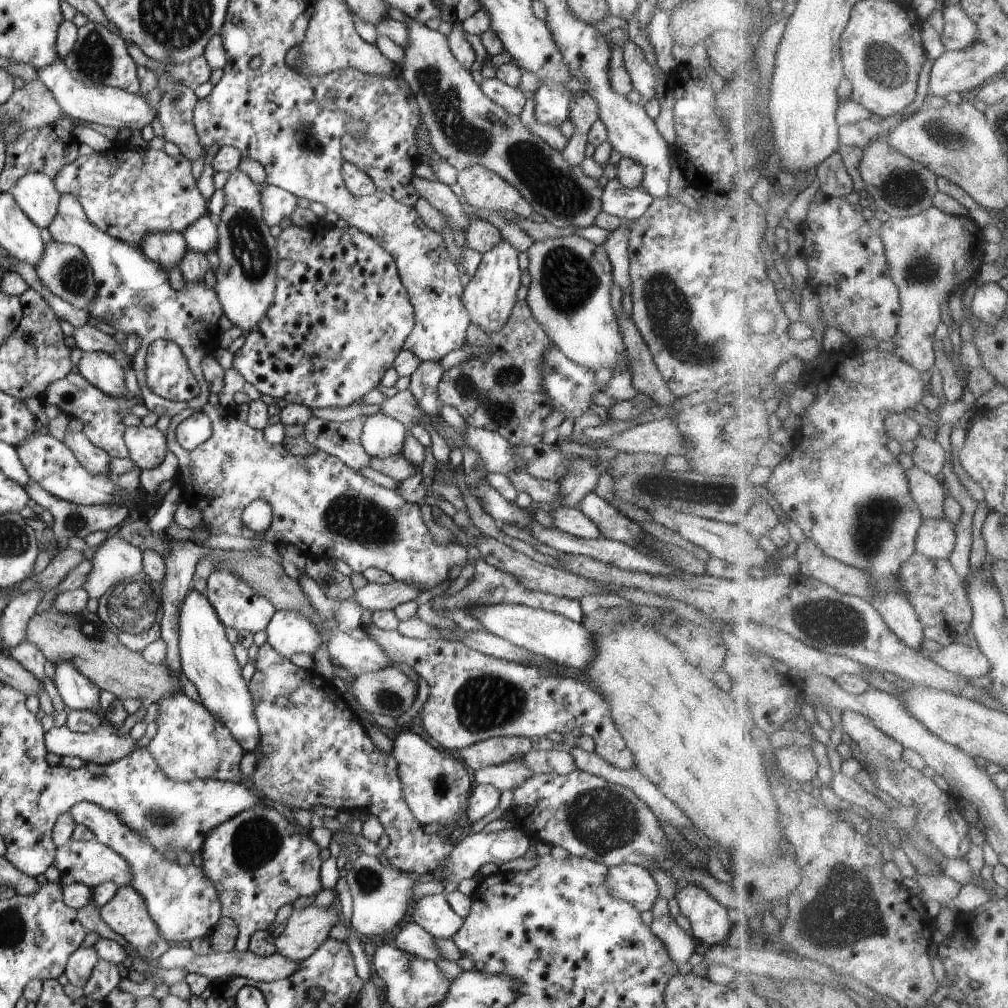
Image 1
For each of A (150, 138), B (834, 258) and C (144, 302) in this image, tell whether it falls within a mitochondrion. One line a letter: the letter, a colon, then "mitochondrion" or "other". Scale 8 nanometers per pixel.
A: other
B: other
C: mitochondrion

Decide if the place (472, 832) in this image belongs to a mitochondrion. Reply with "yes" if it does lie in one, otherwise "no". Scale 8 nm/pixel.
no

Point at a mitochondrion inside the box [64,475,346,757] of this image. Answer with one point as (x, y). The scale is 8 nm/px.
(133, 611)

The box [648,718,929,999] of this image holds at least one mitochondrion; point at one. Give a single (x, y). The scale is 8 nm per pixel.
(848, 905)

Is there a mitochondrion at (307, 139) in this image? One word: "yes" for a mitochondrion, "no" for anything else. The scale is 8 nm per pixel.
yes

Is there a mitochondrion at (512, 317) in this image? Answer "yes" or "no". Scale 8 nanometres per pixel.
no

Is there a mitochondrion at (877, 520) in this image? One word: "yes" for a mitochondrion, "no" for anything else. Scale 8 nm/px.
yes

